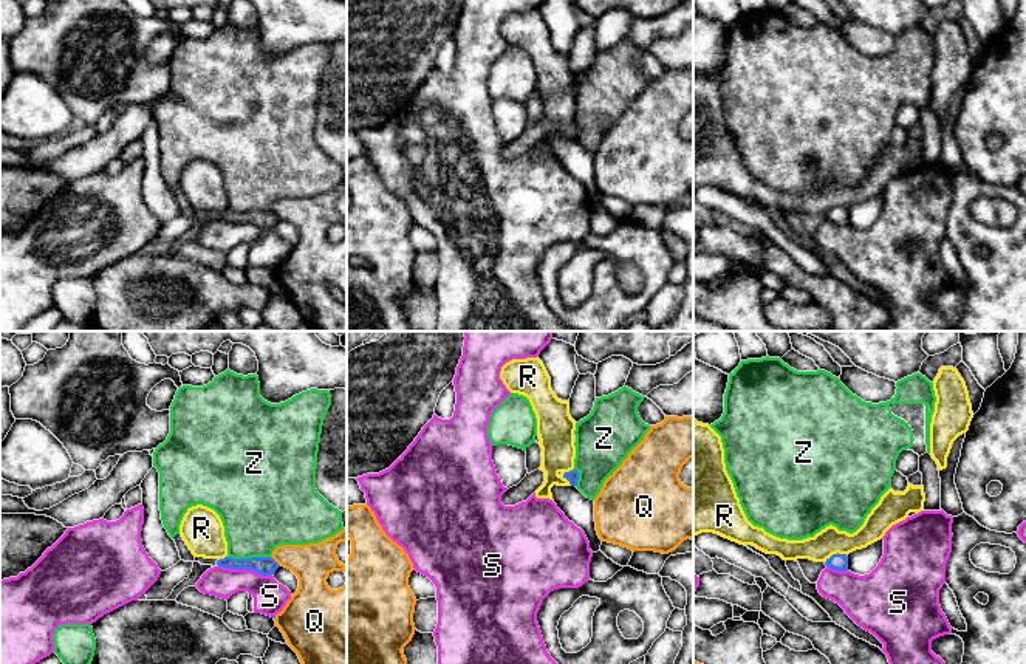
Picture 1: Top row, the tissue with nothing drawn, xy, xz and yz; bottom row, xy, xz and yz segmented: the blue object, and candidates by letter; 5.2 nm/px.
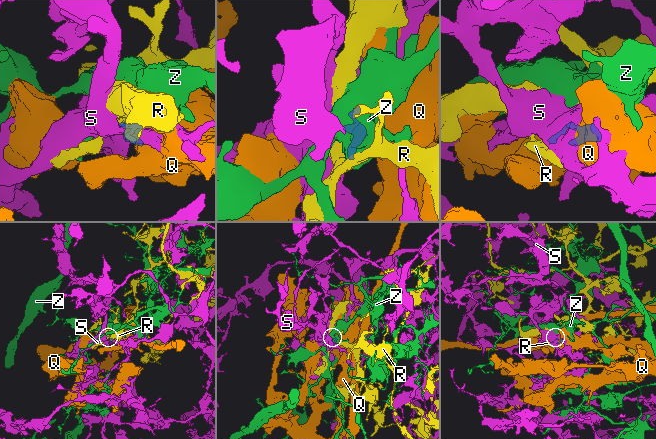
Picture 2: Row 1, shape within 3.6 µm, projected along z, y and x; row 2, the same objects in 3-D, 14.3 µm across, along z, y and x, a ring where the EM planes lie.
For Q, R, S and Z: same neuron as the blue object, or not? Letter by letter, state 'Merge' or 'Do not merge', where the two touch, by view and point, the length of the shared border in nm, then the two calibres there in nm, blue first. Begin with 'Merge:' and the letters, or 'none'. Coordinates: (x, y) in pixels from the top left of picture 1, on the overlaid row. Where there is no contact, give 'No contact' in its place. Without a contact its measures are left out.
Merge: none
Q: Do not merge. Touches blue at xy (274, 561). Shared border 70 nm. Thickness 100 nm (blue) against 200 nm
R: Do not merge. Touches blue at yz (837, 553). Shared border 130 nm. Thickness 90 nm (blue) against 140 nm
S: Do not merge. Touches blue at xy (245, 568). Shared border 280 nm. Thickness 100 nm (blue) against 170 nm
Z: Do not merge. Touches blue at xy (251, 557). Shared border 220 nm. Thickness 100 nm (blue) against 400 nm

